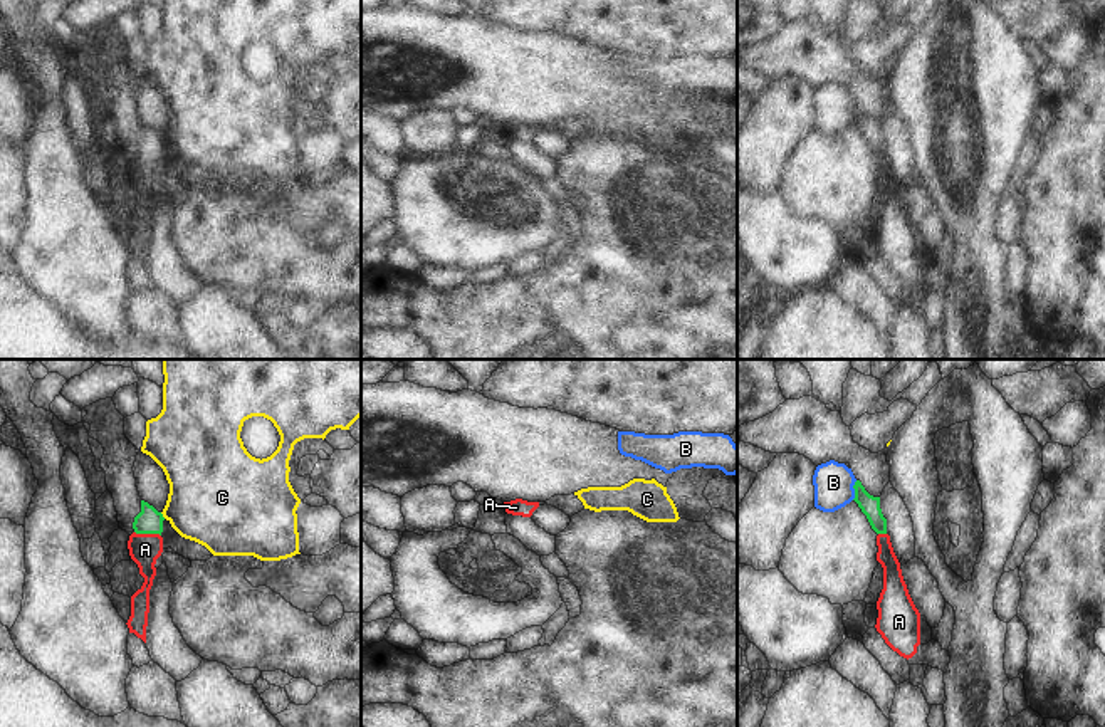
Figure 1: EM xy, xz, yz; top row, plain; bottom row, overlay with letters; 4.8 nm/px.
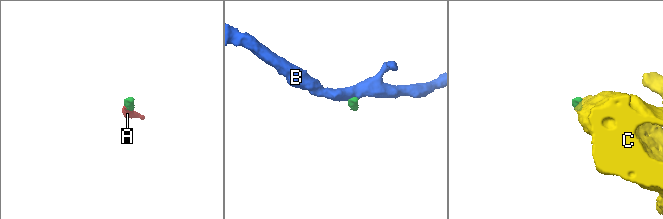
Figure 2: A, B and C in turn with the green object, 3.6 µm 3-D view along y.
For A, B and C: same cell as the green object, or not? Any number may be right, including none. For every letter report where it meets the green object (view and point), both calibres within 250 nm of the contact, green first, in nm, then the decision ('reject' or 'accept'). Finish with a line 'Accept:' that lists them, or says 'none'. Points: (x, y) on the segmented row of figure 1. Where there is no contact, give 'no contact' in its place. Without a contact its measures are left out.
A: xy (148, 533) | 120/150 nm | accept
B: yz (855, 491) | 100/190 nm | reject
C: xy (162, 516) | 120/400 nm | reject
Accept: A

